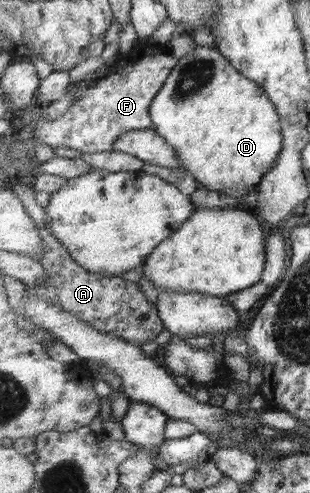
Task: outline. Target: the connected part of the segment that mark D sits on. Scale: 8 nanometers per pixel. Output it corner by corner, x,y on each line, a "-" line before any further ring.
197,45
196,49
180,57
167,82
151,106
156,132
176,147
180,166
196,177
199,186
228,195
234,200
257,190
284,151
282,118
262,85
244,76
218,48

